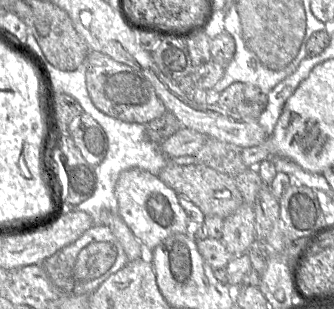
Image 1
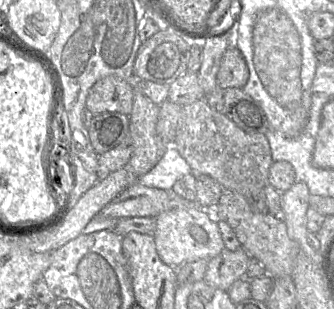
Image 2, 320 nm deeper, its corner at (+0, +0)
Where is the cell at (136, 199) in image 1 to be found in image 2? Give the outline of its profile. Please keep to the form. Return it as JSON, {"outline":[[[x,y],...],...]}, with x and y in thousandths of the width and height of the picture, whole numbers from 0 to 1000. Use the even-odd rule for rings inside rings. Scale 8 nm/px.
{"outline":[[[608,673],[512,680],[476,693],[464,712],[458,767],[467,812],[482,841],[512,864],[533,867],[557,848],[593,838],[629,841],[674,803],[650,712],[629,680]]]}

